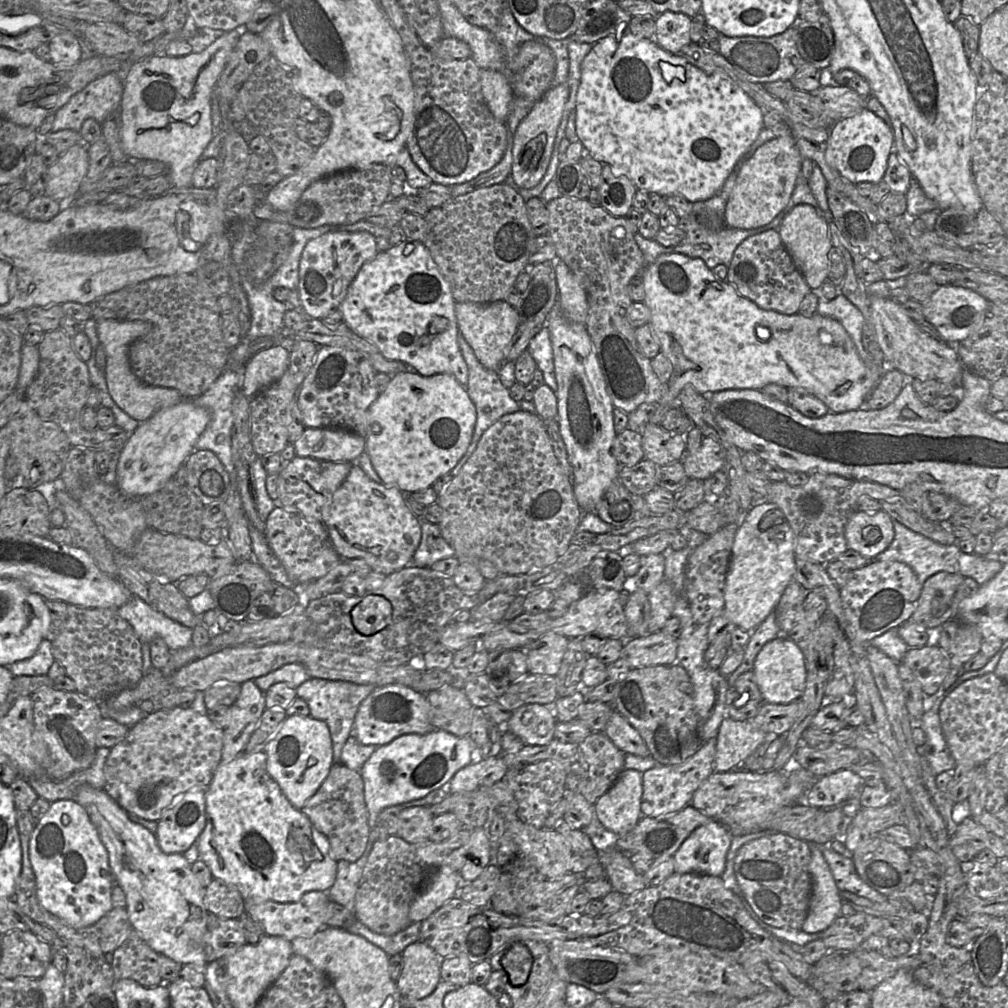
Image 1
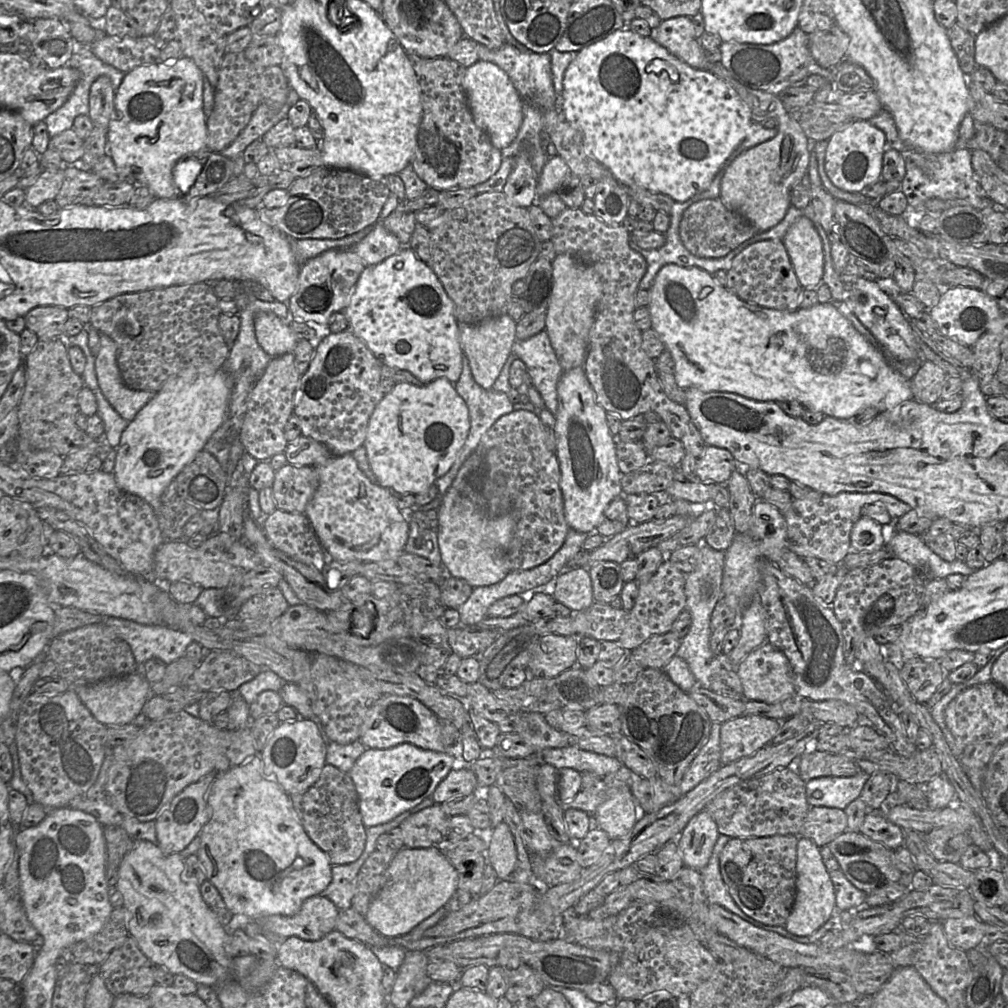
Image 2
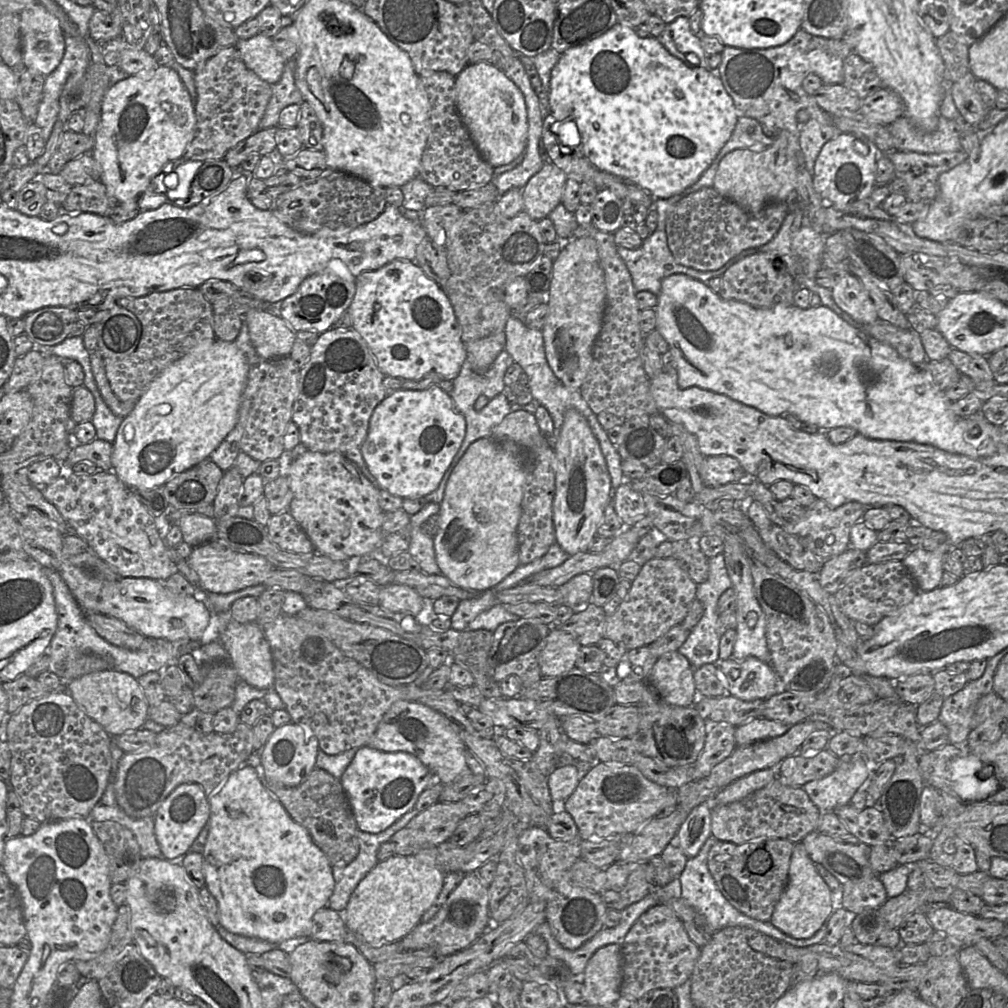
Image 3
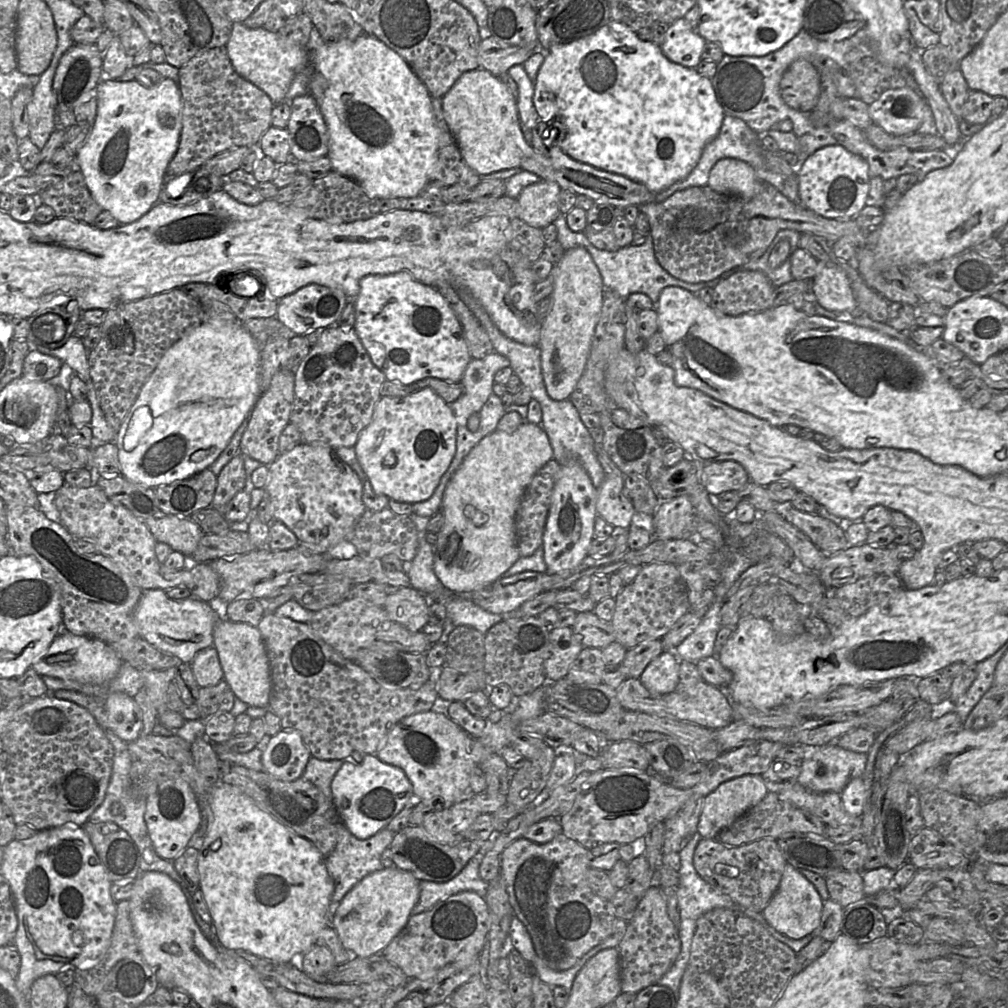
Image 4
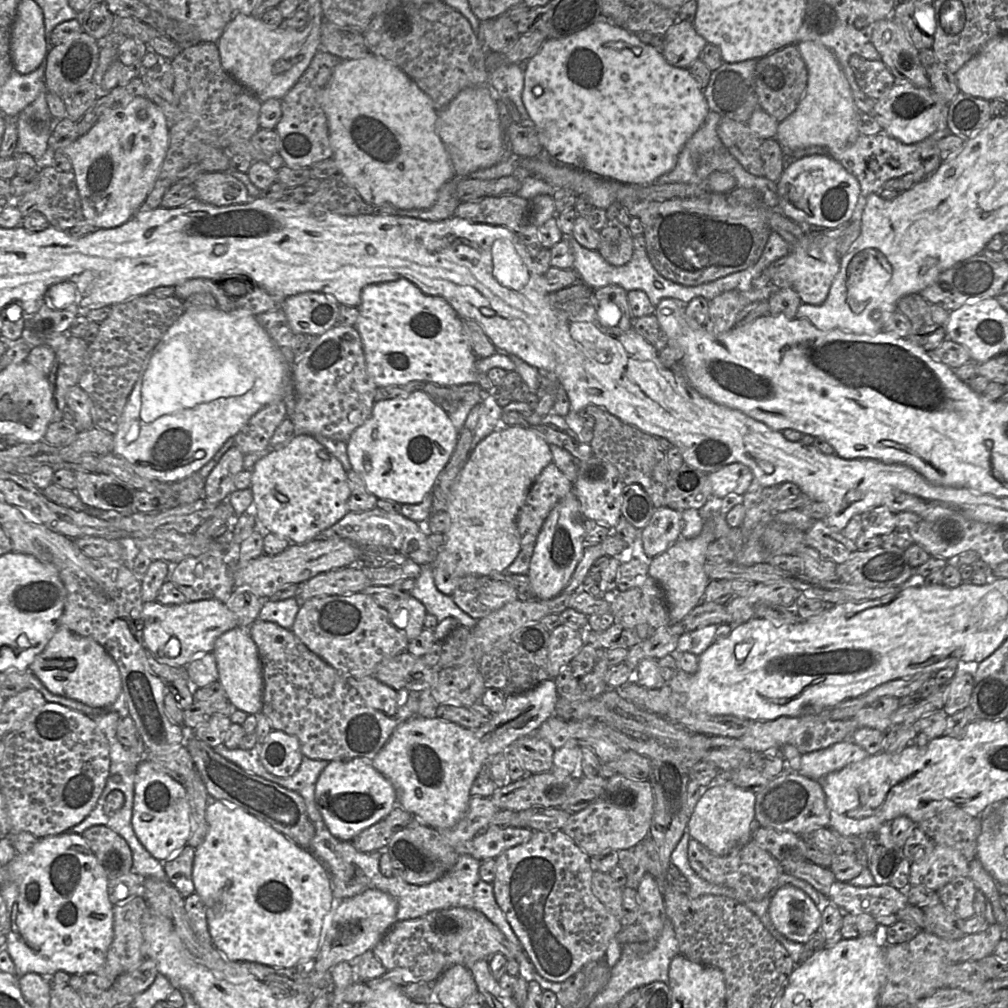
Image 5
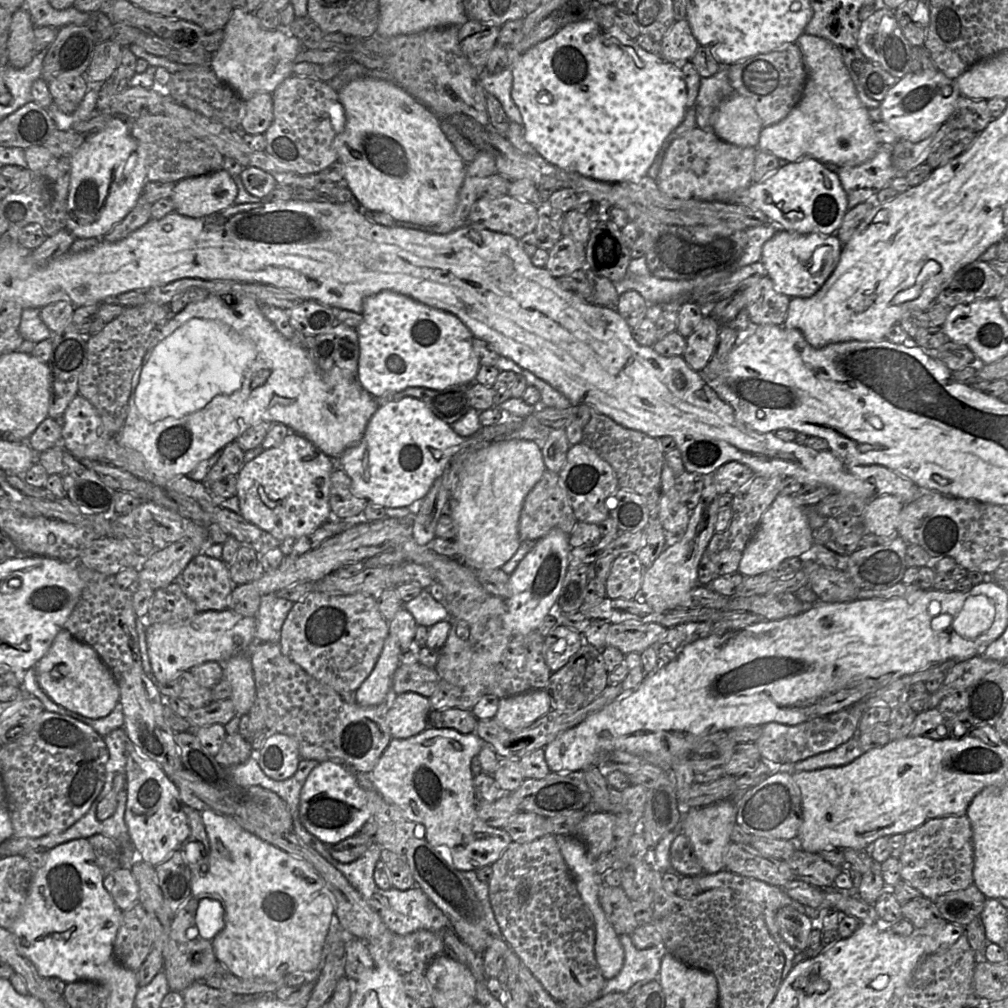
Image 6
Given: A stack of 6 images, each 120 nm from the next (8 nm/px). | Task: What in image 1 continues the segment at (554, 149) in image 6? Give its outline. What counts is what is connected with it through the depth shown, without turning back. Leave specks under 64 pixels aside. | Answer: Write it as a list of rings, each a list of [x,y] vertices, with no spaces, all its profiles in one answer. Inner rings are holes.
[[[630,31],[615,32],[593,44],[580,66],[580,83],[576,95],[575,131],[586,151],[603,164],[618,167],[627,172],[638,189],[661,195],[682,196],[691,203],[707,200],[717,194],[737,161],[755,142],[763,124],[763,110],[727,75],[706,72],[690,64],[683,56],[662,49],[654,39],[636,36]]]

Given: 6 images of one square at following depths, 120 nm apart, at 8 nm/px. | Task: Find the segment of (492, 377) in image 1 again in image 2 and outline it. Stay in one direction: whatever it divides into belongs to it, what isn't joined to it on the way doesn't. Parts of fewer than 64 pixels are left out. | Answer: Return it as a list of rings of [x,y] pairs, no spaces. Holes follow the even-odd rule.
[[[511,353],[499,376],[497,377],[495,383],[493,384],[492,389],[482,388],[473,378],[471,368],[467,358],[464,356],[463,359],[463,369],[459,380],[454,384],[456,391],[466,402],[469,410],[469,418],[471,422],[470,431],[464,446],[459,452],[455,462],[449,469],[449,471],[440,477],[434,484],[436,484],[439,495],[443,496],[448,488],[451,486],[453,480],[455,479],[460,467],[465,462],[465,460],[475,451],[479,445],[483,435],[490,429],[490,427],[503,415],[511,413],[514,411],[513,404],[510,402],[507,393],[510,391],[511,385],[509,383],[509,373],[510,367],[514,360],[518,358],[514,353]]]

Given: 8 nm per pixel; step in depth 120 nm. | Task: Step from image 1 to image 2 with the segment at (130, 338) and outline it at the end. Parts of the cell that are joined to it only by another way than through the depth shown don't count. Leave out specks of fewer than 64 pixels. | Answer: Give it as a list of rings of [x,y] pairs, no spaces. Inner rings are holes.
[[[101,333],[95,370],[103,395],[128,422],[156,395],[155,391],[133,390],[126,386],[117,363],[117,345],[109,336]]]

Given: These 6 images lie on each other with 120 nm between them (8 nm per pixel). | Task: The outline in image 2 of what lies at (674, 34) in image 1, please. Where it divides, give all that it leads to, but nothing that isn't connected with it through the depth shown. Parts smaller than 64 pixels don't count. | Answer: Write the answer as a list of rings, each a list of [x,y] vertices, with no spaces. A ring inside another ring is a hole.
[[[677,16],[662,20],[652,38],[671,54],[695,69],[707,67],[708,62],[704,50],[695,37],[691,17]]]

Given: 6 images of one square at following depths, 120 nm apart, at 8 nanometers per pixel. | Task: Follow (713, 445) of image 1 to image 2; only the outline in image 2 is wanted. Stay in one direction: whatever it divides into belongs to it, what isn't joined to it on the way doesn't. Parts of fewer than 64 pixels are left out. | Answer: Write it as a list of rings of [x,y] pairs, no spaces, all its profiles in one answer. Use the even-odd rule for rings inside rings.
[[[706,445],[704,453],[696,460],[695,475],[708,484],[726,484],[738,467],[728,450]]]

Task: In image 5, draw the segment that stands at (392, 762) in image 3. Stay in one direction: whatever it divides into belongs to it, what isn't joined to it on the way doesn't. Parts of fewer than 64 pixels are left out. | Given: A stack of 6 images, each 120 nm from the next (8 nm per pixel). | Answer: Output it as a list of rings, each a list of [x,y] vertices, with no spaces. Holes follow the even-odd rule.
[[[367,758],[334,760],[321,772],[315,787],[315,801],[330,833],[352,841],[359,833],[384,819],[397,805],[396,792]]]

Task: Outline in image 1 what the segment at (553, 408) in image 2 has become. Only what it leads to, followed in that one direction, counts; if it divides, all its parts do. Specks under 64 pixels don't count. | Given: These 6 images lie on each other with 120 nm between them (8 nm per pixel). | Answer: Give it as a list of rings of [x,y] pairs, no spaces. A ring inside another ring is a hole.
[[[544,326],[530,341],[527,351],[534,358],[537,368],[542,371],[545,385],[557,391],[554,354],[549,329]]]

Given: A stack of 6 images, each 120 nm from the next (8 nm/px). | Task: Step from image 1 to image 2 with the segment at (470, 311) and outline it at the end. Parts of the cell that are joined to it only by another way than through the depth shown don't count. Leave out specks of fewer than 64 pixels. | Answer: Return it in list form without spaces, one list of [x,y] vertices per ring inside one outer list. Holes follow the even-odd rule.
[[[508,314],[484,320],[478,324],[459,324],[459,338],[474,380],[484,389],[492,389],[508,356],[513,353],[517,322]]]

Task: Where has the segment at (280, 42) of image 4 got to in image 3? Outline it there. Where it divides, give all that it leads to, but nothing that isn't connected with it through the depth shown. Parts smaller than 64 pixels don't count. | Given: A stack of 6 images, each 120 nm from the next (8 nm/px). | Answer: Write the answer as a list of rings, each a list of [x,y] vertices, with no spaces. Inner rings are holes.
[[[257,34],[246,40],[238,40],[235,47],[245,65],[262,80],[271,85],[279,81],[286,60],[274,48],[271,38]]]

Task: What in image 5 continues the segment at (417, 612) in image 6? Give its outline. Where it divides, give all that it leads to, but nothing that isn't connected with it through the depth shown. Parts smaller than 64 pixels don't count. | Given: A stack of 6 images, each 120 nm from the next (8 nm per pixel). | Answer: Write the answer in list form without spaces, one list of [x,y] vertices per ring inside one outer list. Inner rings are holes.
[[[432,564],[420,565],[421,571],[415,579],[411,595],[419,600],[428,614],[434,615],[438,622],[447,617],[455,618],[458,625],[472,629],[477,620],[463,612],[452,600],[451,596],[441,593],[433,580]]]

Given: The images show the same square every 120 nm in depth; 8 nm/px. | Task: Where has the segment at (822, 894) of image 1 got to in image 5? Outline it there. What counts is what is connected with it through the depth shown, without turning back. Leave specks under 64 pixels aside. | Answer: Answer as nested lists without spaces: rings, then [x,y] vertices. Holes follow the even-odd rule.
[[[784,885],[771,897],[769,916],[775,929],[786,939],[805,944],[819,930],[821,912],[801,889]]]

